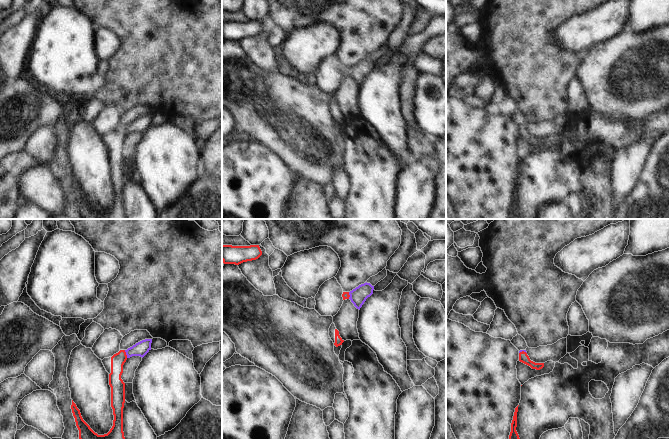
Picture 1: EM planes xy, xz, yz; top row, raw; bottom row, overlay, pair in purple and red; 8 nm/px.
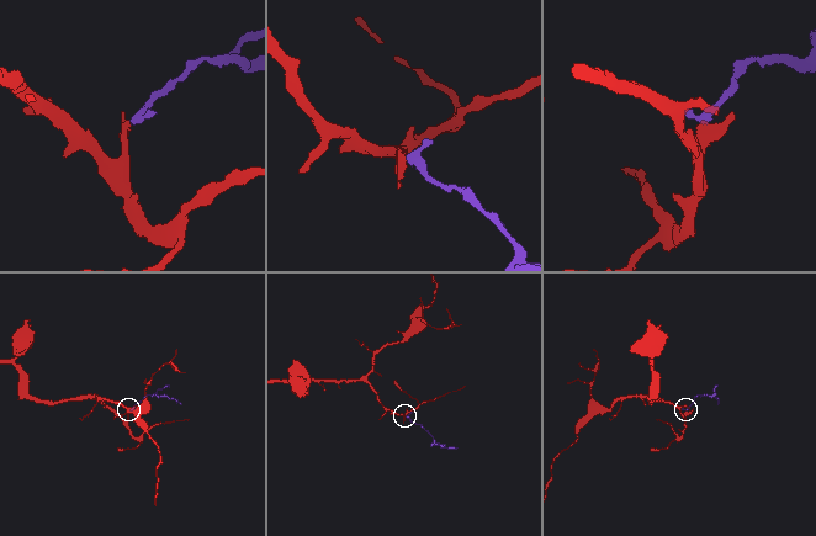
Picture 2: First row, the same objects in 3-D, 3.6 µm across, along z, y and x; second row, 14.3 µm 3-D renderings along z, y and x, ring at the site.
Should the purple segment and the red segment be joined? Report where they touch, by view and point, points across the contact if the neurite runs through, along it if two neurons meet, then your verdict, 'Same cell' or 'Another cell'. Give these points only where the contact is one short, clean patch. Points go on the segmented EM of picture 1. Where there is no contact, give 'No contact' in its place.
Touches purple at xy (126, 354). Path across: xy (141, 348), (126, 354), (117, 363), (116, 383). Same cell

